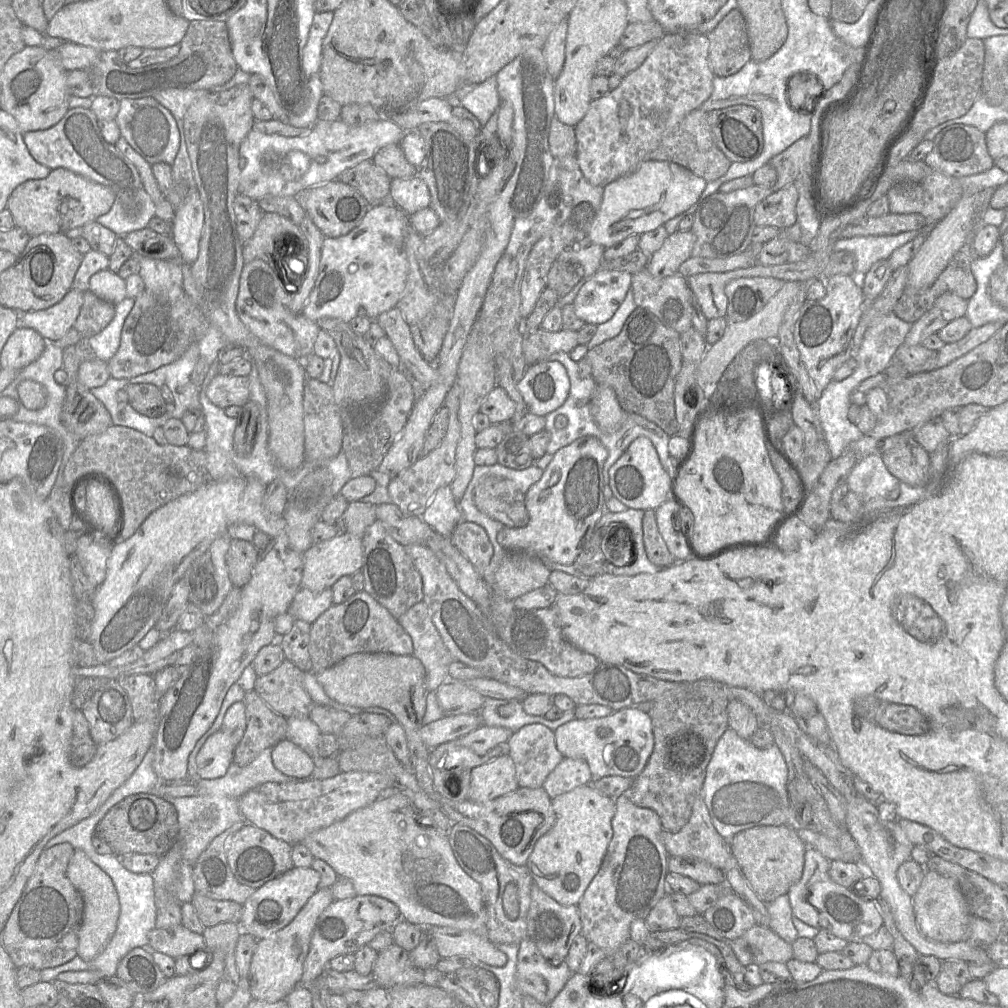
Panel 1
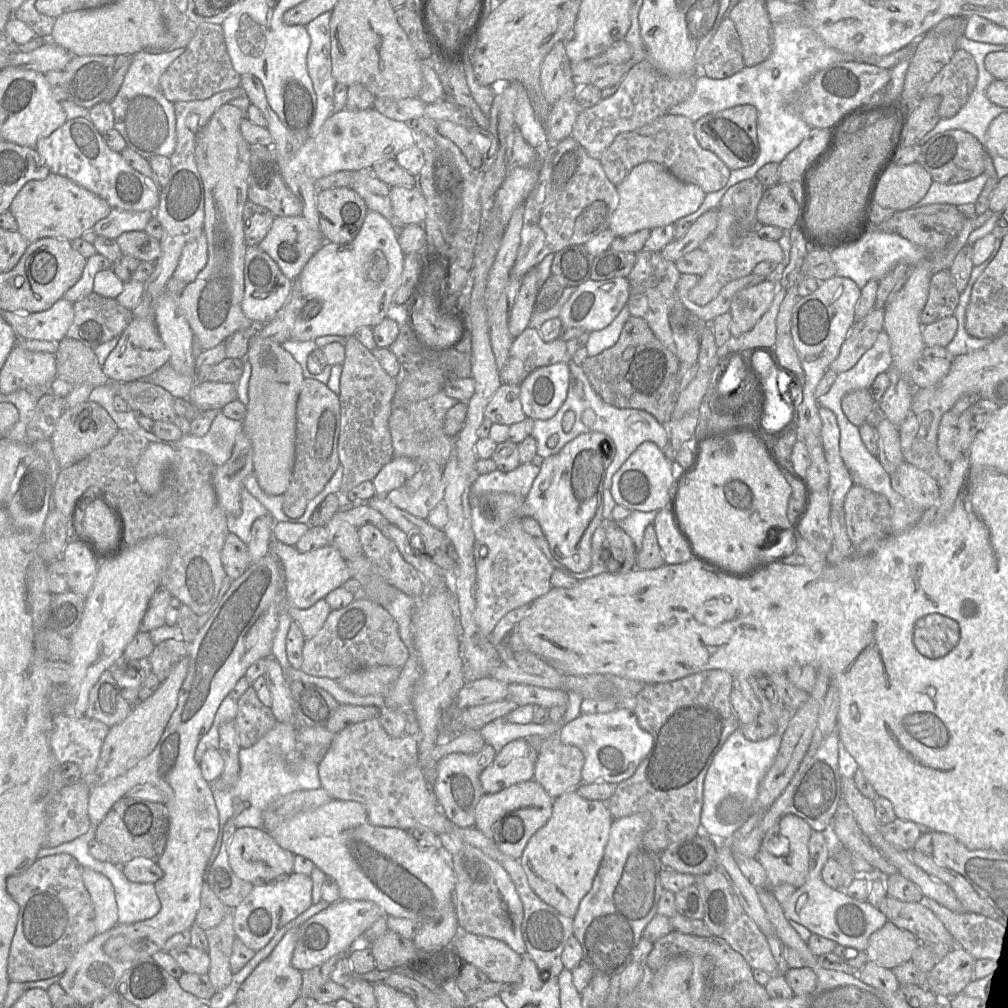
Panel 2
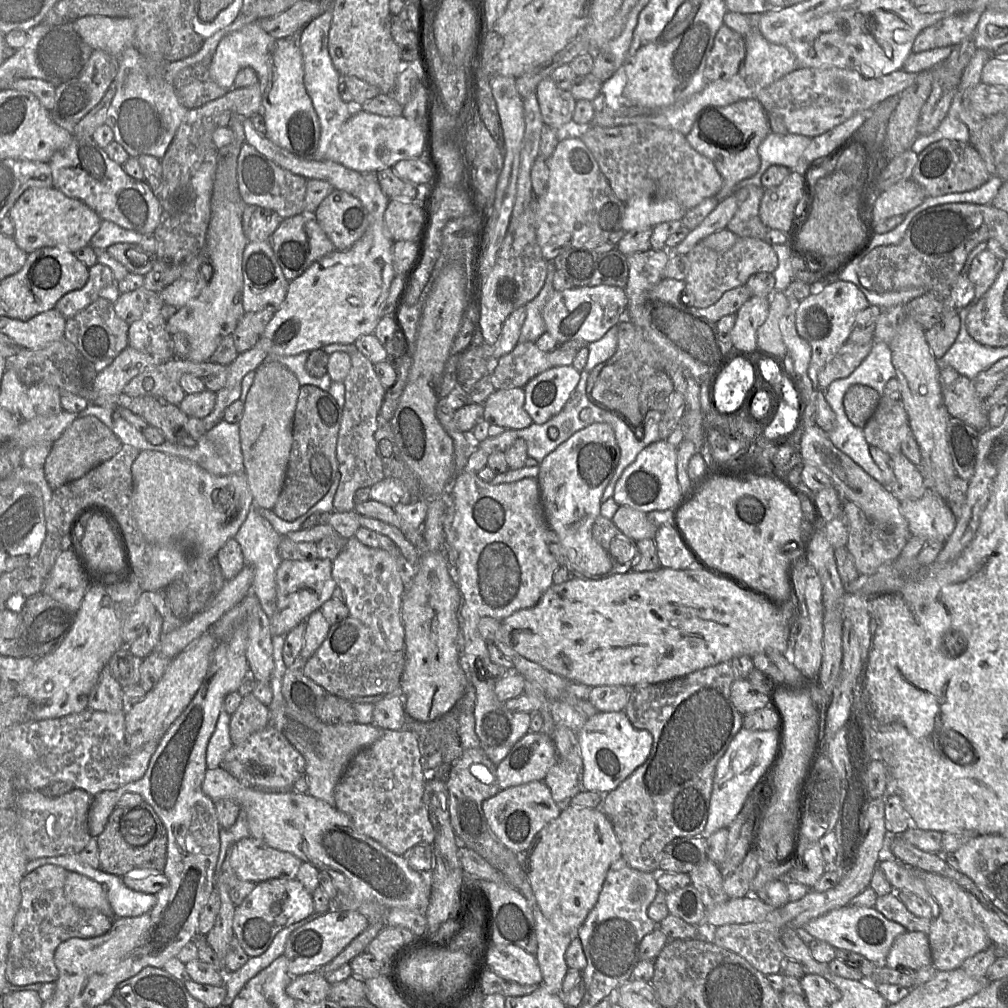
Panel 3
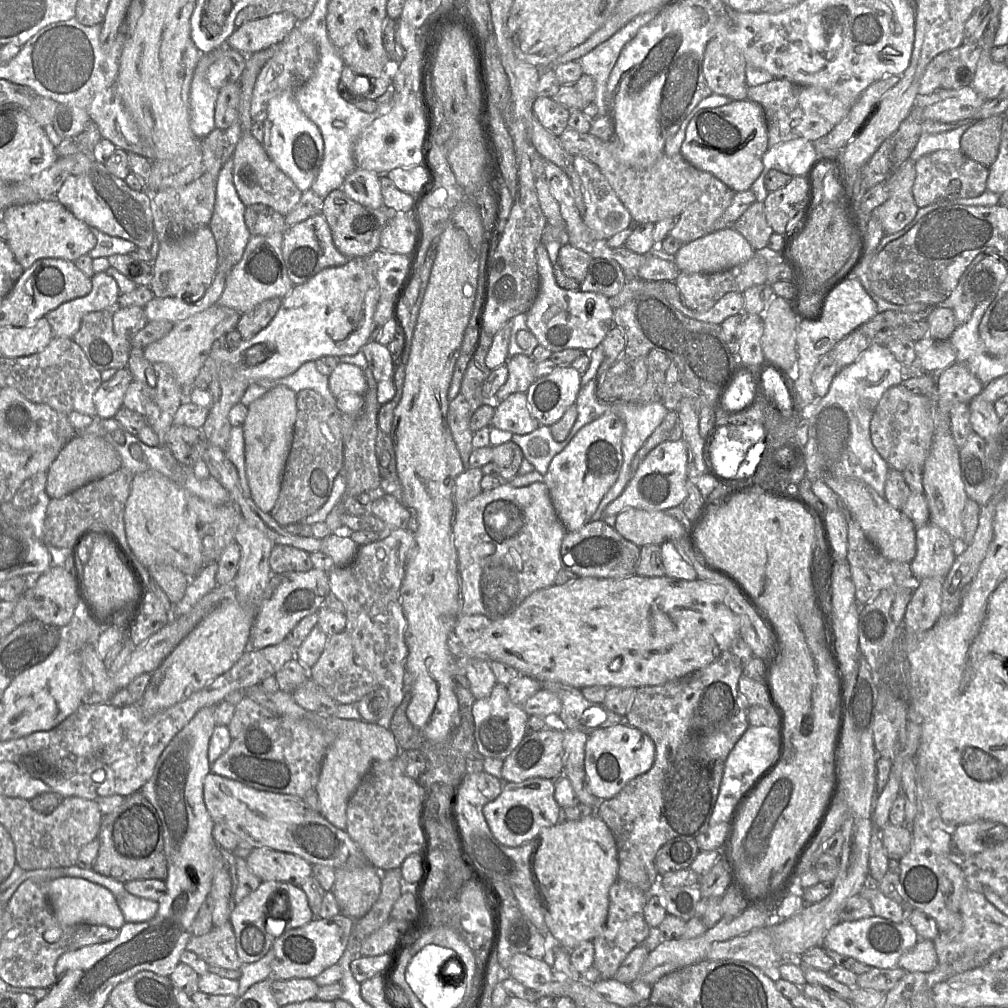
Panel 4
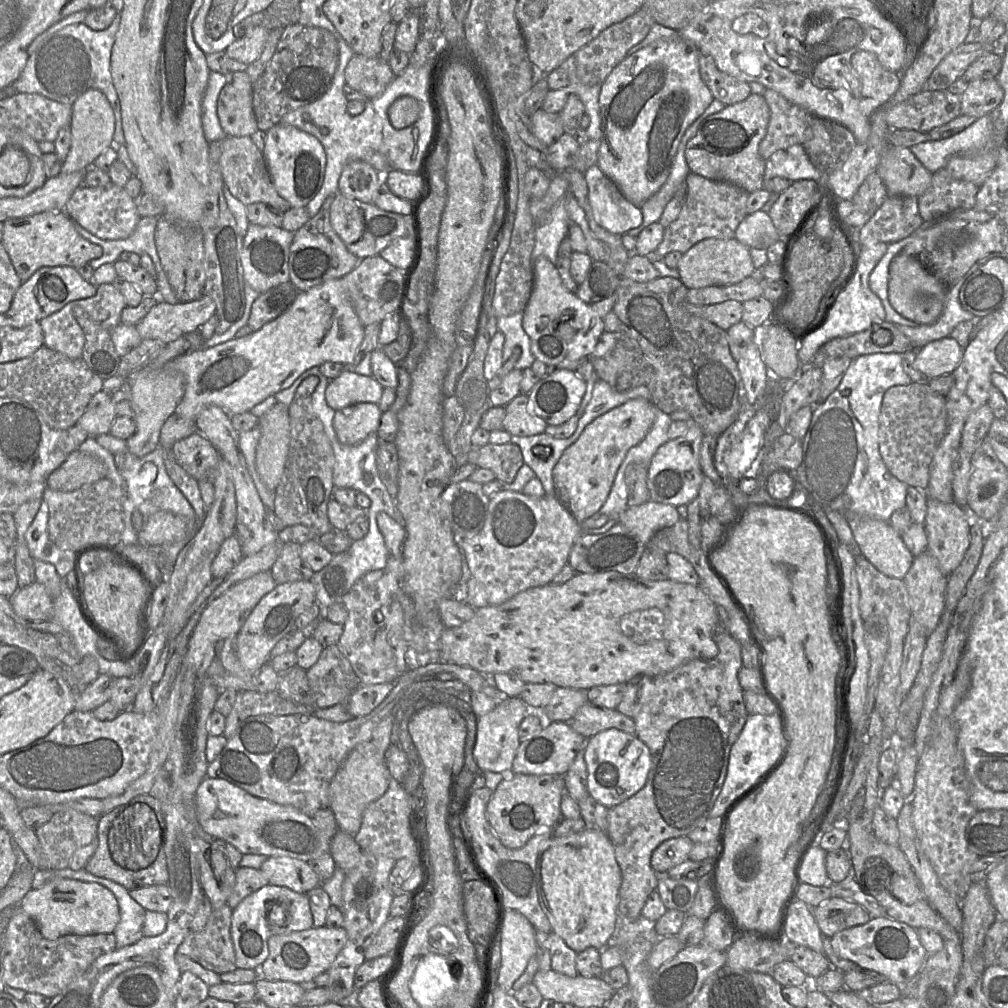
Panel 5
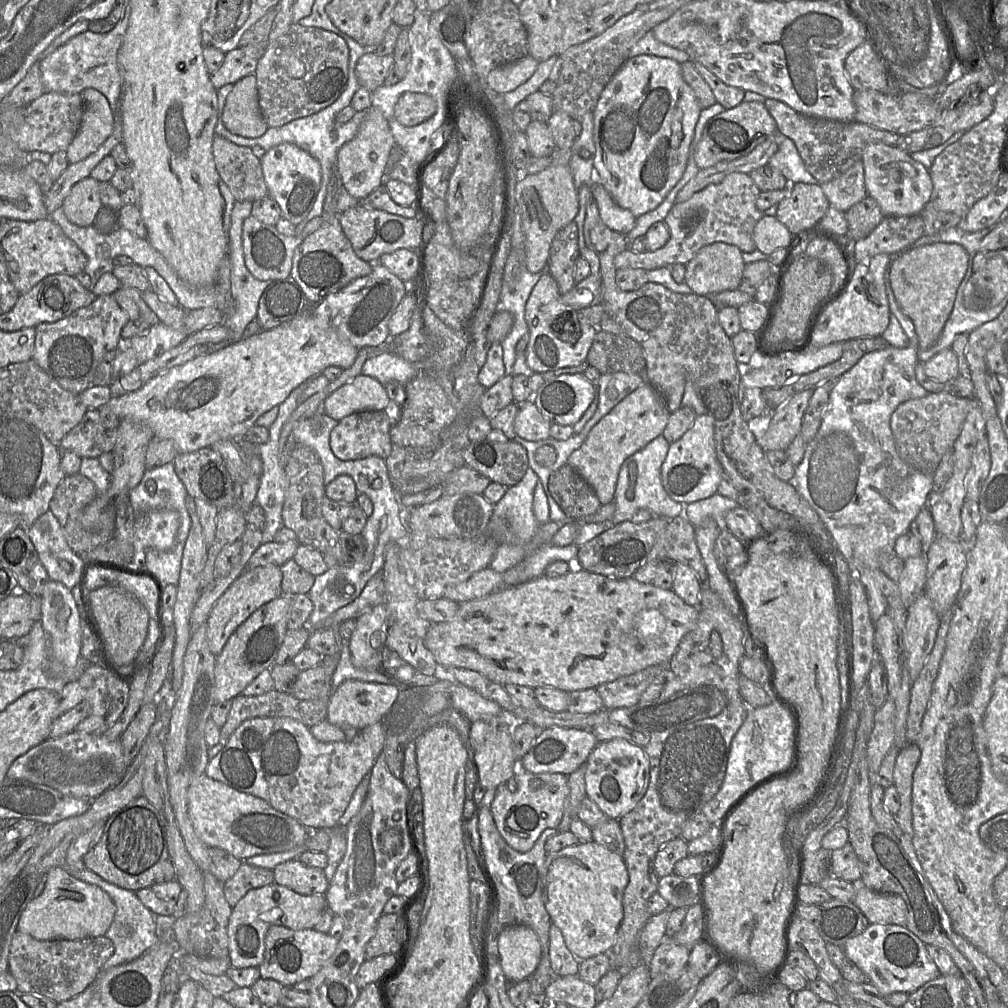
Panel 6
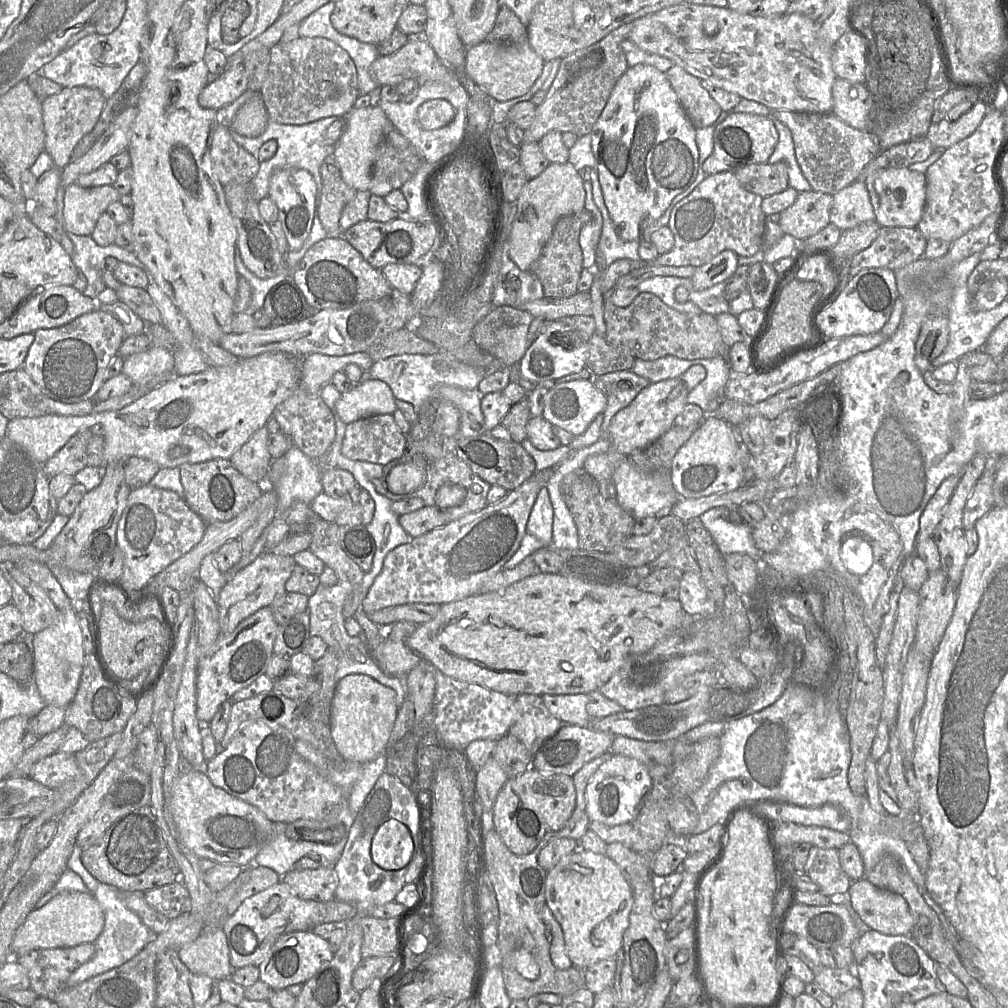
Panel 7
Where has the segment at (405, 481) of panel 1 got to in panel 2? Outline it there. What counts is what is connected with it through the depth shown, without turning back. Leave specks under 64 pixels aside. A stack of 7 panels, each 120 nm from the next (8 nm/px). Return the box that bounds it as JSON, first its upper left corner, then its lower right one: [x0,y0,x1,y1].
[385,463,444,519]

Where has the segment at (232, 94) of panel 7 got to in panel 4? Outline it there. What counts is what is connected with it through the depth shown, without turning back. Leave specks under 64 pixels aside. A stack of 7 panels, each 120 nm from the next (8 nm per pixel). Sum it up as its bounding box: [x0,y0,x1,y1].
[227,12,297,56]

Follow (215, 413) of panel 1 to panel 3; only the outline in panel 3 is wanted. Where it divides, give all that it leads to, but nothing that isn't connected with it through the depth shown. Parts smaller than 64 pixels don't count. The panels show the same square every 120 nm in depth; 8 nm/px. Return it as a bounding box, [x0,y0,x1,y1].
[140,419,244,476]

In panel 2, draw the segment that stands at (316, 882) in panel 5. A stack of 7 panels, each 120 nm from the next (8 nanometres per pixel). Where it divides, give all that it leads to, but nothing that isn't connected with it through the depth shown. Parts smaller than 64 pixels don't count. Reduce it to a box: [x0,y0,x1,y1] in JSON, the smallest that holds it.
[228,827,295,885]

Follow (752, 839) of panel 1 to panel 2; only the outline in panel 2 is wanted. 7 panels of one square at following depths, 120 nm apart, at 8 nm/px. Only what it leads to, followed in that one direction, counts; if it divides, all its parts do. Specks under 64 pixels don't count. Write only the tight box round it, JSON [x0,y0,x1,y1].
[756,814,813,890]

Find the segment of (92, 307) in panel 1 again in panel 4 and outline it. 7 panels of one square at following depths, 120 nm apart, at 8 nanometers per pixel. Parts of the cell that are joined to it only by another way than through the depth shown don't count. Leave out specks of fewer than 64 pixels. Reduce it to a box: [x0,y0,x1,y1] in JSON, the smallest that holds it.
[73,308,131,371]

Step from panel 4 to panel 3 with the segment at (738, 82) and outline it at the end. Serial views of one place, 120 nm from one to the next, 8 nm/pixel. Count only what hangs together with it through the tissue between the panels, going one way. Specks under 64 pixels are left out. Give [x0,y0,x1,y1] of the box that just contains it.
[704,24,745,82]

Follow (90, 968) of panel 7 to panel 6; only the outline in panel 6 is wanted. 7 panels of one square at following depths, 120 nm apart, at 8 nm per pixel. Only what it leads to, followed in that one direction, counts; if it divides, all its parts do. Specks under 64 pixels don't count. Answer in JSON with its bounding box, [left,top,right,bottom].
[65,867,178,971]

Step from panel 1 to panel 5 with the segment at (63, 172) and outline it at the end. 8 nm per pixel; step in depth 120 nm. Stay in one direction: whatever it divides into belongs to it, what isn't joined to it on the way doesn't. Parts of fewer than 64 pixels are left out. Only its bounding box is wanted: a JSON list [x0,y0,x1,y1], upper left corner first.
[1,211,102,282]

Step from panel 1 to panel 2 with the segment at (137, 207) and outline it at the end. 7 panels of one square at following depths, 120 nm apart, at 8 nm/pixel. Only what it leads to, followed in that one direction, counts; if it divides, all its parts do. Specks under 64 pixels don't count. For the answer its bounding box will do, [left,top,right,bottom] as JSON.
[93,208,154,239]

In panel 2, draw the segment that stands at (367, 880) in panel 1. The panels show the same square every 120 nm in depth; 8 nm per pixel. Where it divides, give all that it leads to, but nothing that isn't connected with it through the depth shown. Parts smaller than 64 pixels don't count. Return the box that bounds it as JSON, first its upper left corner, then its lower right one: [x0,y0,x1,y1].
[269,799,455,922]

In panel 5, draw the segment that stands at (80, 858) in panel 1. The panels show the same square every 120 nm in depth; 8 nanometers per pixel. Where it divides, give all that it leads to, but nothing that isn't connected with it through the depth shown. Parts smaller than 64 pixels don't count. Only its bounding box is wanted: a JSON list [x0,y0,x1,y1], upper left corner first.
[19,878,120,940]

